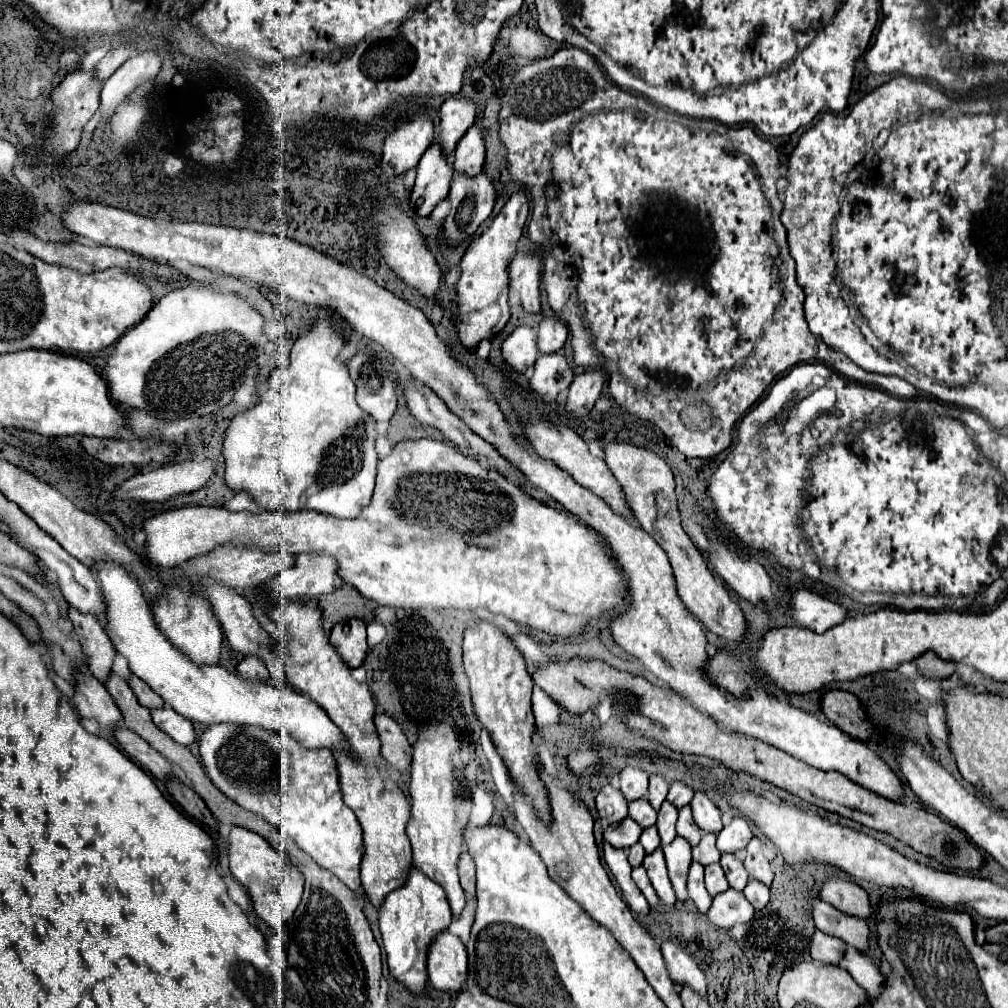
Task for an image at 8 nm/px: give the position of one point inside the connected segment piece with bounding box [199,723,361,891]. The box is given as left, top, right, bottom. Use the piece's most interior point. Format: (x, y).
(296, 790)

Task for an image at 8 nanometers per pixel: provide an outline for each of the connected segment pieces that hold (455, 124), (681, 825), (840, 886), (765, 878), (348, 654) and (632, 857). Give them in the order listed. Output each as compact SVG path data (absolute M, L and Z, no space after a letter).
M451 95L443 105L441 105L441 133L439 133L439 143L443 145L443 151L451 155L455 151L457 141L465 135L465 131L475 123L475 111L477 105L473 99L463 97L463 95Z
M691 807L679 809L679 821L677 821L677 835L685 837L691 845L697 845L701 839L699 827L695 827L695 819L691 815Z
M827 879L821 885L819 897L827 903L831 903L833 907L837 907L839 911L847 913L847 915L855 915L861 919L867 919L871 915L871 905L869 905L869 897L867 893L851 881L841 881L841 879Z
M753 837L751 843L747 845L743 863L745 863L751 879L759 879L759 881L763 881L765 885L769 885L769 883L773 881L773 871L771 871L769 861L767 861L765 855L763 855L761 839L759 839L759 837Z
M353 617L353 619L337 623L331 631L331 643L335 643L339 655L351 669L359 667L369 653L365 627L367 623L363 619Z
M635 843L635 845L629 849L629 863L631 863L631 867L639 867L639 865L643 863L643 857L645 857L643 845L641 845L641 843Z

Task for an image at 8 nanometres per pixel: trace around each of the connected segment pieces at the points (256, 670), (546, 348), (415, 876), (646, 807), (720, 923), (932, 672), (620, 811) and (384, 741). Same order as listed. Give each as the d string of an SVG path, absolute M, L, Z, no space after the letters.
M247 655L247 657L237 665L237 673L239 673L243 679L257 679L257 681L269 679L269 671L267 671L265 663L263 663L257 655Z
M557 315L545 317L539 325L539 333L537 333L537 345L541 353L553 353L559 351L565 341L567 341L567 325L563 323L563 319L559 319Z
M411 867L407 881L403 887L391 891L383 905L379 907L379 927L383 935L383 945L387 953L387 963L391 975L403 983L413 993L423 993L427 987L427 971L425 971L425 957L427 945L433 937L447 929L451 923L451 907L447 903L445 891L439 883L427 879L419 869Z
M647 799L629 801L629 817L635 819L641 827L651 827L657 821L657 811L647 803Z
M727 889L713 897L713 905L707 913L709 921L719 929L731 929L735 923L747 923L755 909L747 903L745 895L735 889Z
M923 653L921 657L915 659L919 671L929 677L929 679L947 679L957 671L957 665L951 661L943 661L935 653Z
M611 785L601 787L597 793L597 811L601 817L605 817L609 823L619 823L627 817L627 799L623 793Z
M385 713L375 715L375 727L381 739L381 755L397 771L405 773L411 767L411 745L401 727Z

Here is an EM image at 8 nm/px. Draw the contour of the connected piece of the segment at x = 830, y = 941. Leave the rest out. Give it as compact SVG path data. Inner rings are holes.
M815 931L811 945L809 945L811 957L819 963L839 963L845 951L845 943L841 939L835 939L823 931Z

